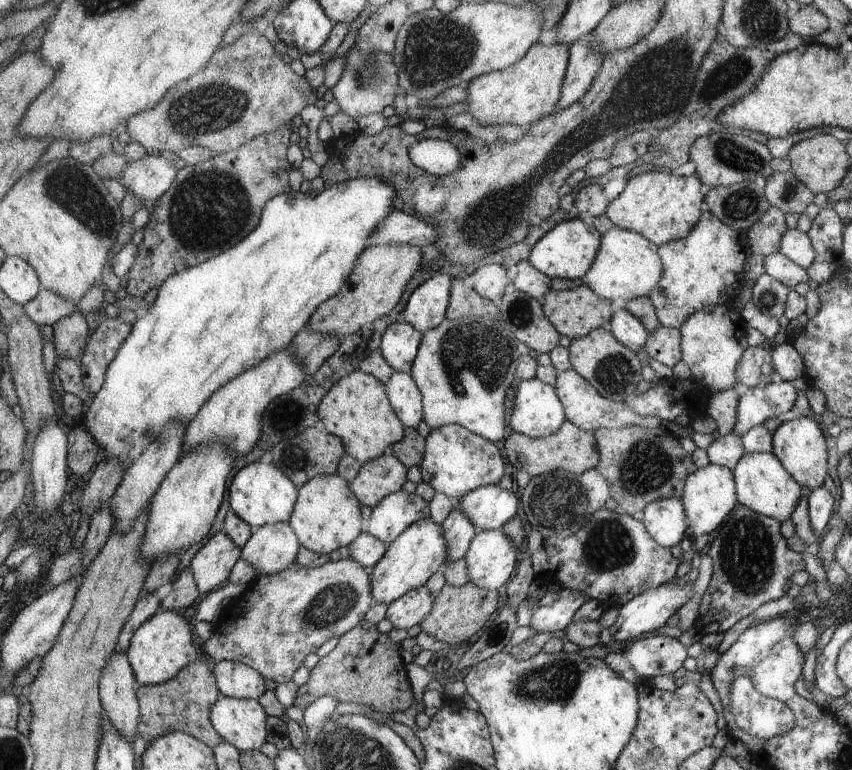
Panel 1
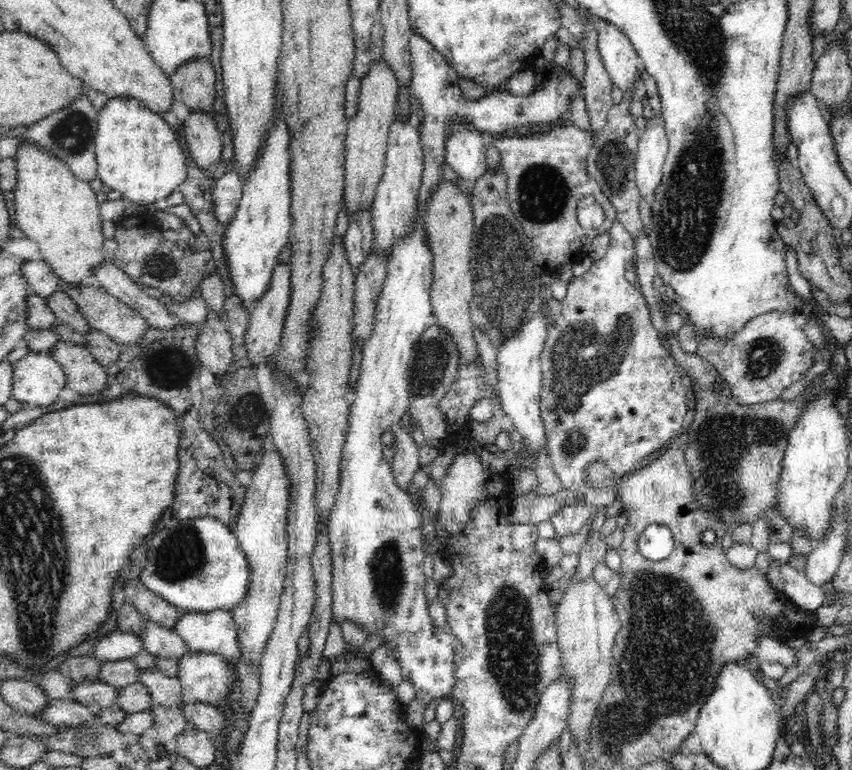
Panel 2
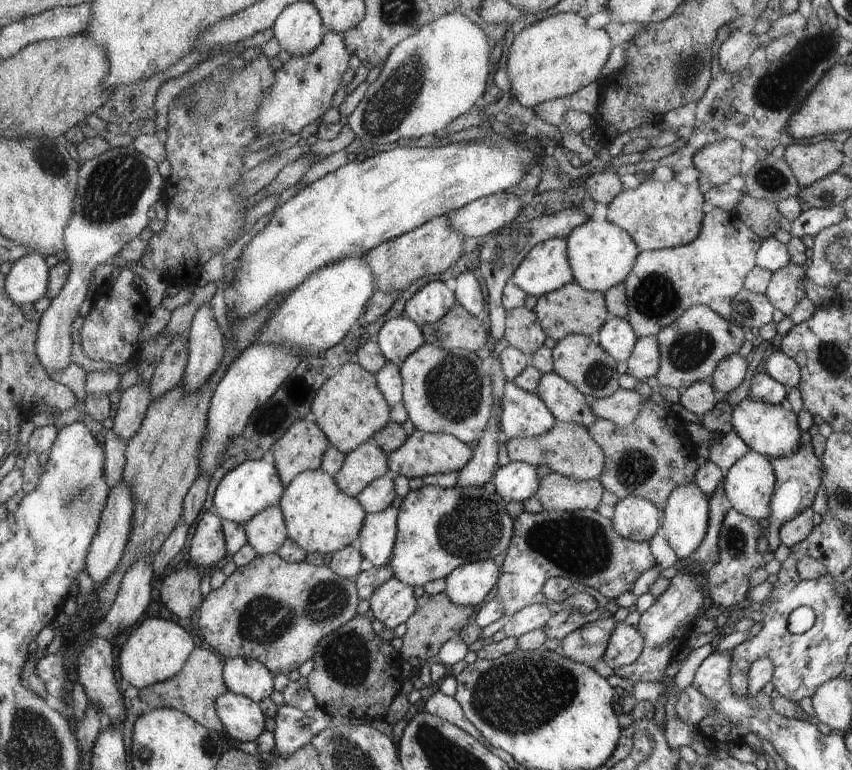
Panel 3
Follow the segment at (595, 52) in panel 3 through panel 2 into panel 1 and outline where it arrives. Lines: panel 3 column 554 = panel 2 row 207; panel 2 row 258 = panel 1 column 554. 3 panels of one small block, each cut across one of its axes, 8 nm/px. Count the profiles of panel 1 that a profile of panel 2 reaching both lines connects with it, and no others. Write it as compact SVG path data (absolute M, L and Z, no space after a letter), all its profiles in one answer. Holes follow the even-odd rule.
M536 42L528 48L527 55L512 66L478 76L468 83L465 100L466 113L472 114L476 122L480 122L482 126L517 125L529 128L532 124L536 124L544 116L549 116L556 111L555 105L559 103L560 96L563 95L563 84L566 82L567 65L570 63L569 50L568 44L560 44L560 42L553 44Z

